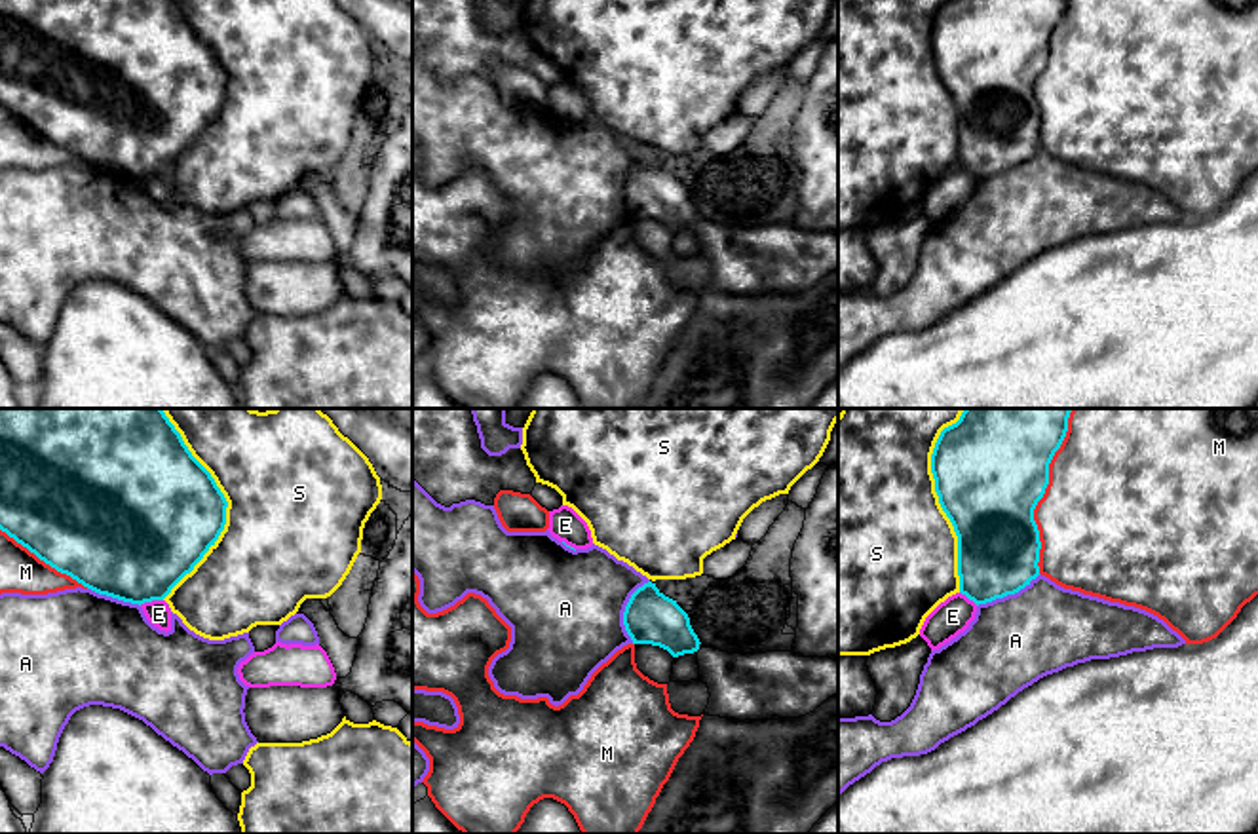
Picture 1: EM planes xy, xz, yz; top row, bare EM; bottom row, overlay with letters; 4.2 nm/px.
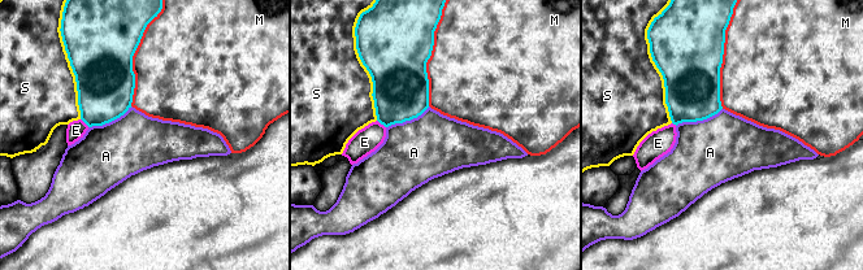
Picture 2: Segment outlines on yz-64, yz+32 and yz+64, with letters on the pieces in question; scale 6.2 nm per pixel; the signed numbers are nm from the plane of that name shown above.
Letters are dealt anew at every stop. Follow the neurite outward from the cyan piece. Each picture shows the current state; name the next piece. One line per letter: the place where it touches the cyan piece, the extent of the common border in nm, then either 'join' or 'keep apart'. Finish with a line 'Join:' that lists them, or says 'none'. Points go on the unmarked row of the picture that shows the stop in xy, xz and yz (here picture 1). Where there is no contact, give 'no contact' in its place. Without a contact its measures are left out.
A: meets cyan in xz at (626, 185); contact 280 nm long; keep apart
E: meets cyan in xy at (151, 175); contact 110 nm long; keep apart
M: meets cyan in yz at (1040, 73); contact 650 nm long; keep apart
S: meets cyan in xy at (225, 88); contact 750 nm long; keep apart
Join: none

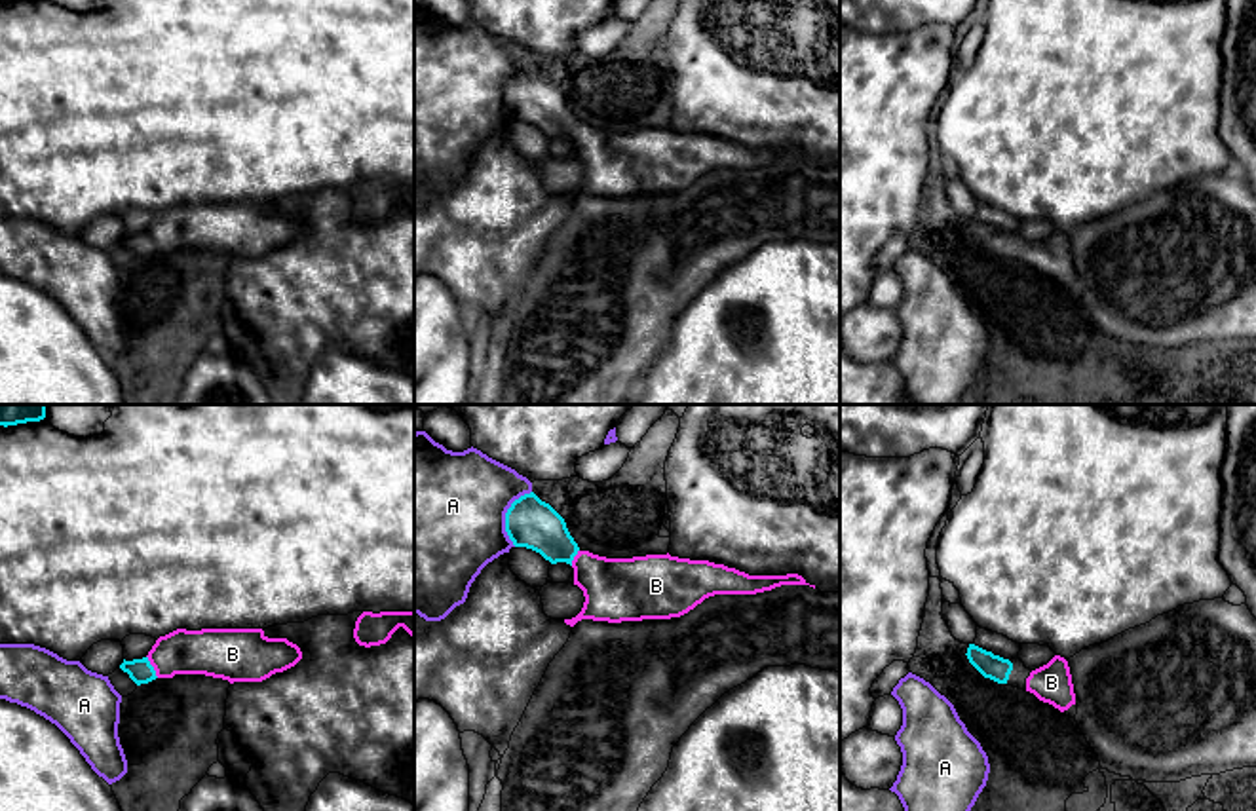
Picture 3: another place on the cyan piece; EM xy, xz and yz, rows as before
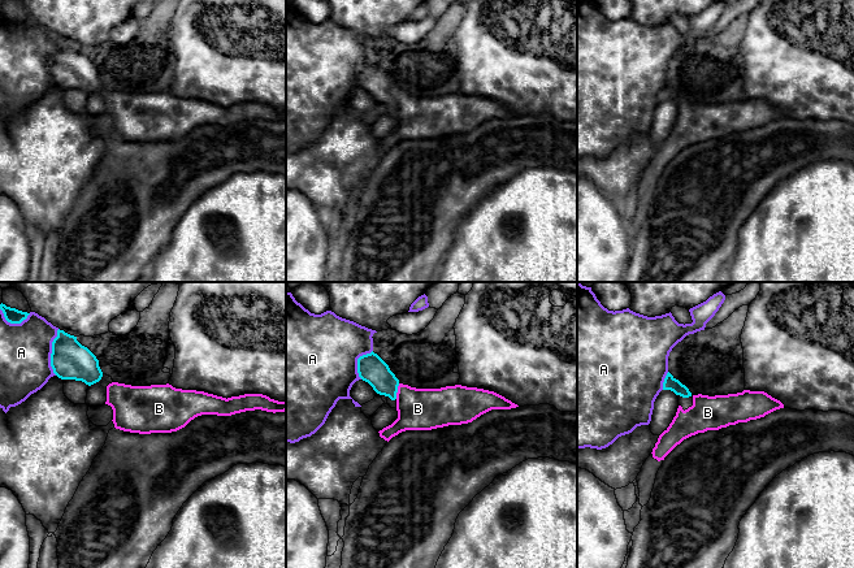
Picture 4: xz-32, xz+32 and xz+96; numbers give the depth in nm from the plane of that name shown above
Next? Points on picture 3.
A: meets cyan in xz at (506, 90); contact 260 nm long; keep apart
B: meets cyan in xy at (152, 242); contact 110 nm long; join
Join: B

